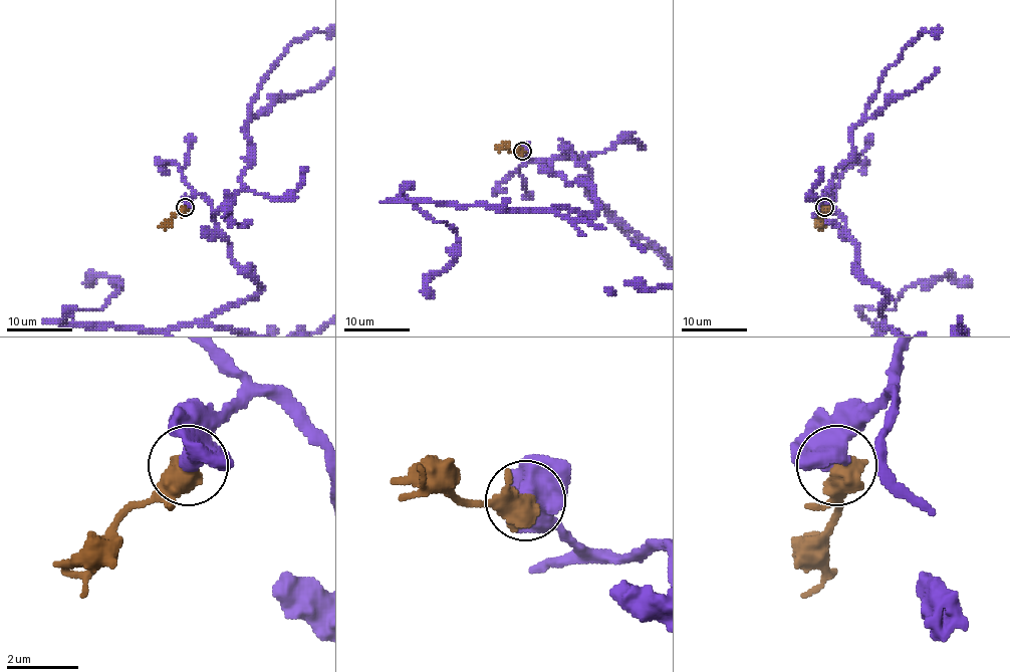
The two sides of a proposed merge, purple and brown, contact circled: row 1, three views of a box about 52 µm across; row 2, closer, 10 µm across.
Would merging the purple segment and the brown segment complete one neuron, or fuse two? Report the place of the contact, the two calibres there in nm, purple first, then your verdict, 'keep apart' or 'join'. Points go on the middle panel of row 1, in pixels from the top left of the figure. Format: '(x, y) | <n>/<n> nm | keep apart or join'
(522, 151) | 550/750 nm | keep apart

